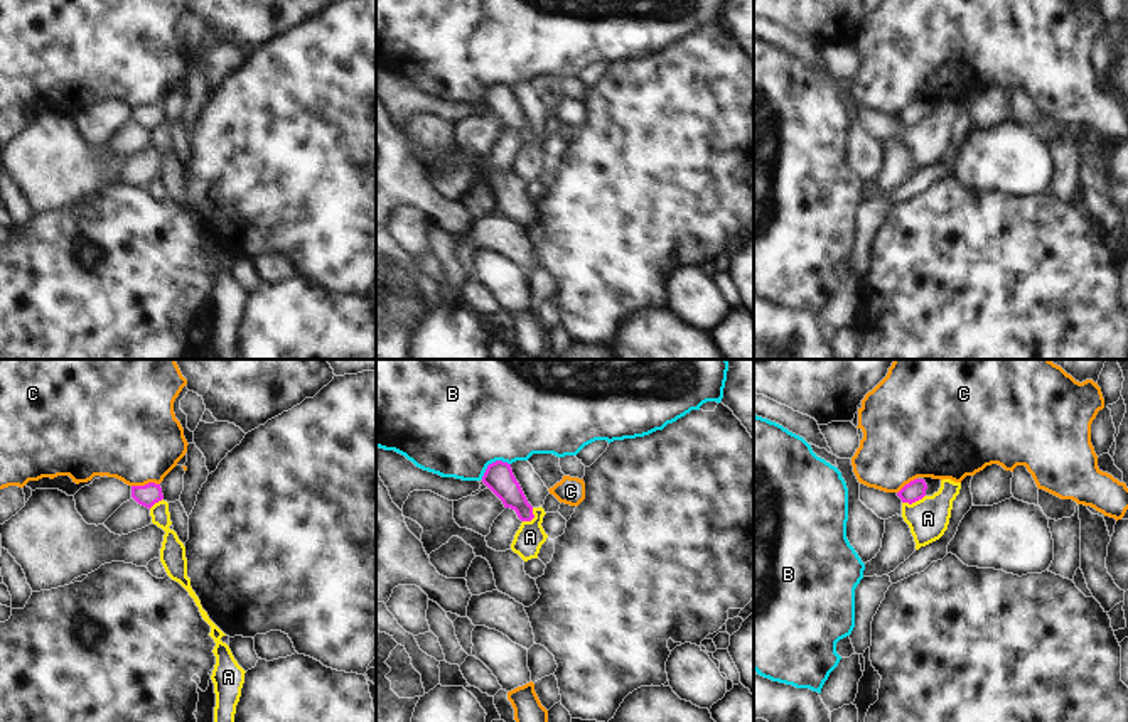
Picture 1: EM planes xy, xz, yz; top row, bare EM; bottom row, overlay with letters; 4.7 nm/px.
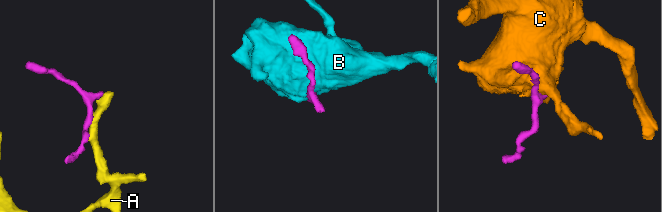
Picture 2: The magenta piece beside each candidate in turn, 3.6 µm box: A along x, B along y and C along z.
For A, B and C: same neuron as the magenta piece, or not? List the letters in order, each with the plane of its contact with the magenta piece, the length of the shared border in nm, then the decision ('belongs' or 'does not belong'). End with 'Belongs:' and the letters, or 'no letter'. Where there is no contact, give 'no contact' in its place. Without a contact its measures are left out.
A: contact in yz; length 120 nm; does not belong
B: contact in xz; length 160 nm; does not belong
C: contact in xy; length 140 nm; does not belong
Belongs: no letter

